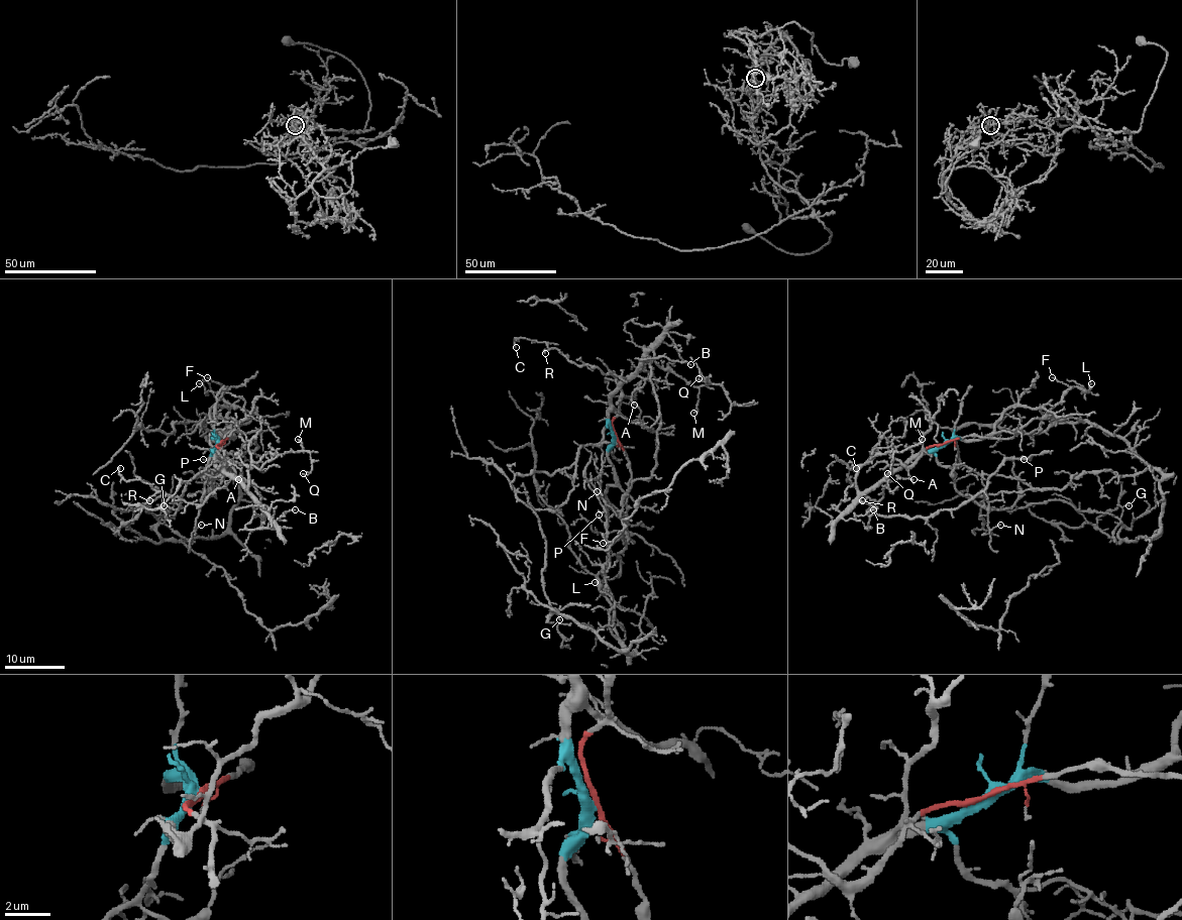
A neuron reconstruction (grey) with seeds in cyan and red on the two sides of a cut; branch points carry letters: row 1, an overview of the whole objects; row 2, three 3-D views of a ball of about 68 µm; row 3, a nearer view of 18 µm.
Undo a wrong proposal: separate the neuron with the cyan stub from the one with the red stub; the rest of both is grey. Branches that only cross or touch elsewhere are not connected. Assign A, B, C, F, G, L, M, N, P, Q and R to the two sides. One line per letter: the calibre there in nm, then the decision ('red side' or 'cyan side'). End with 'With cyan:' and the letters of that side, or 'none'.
A: 150 nm | cyan side
B: 100 nm | cyan side
C: 110 nm | cyan side
F: 80 nm | red side
G: 110 nm | red side
L: 120 nm | red side
M: 160 nm | cyan side
N: 90 nm | cyan side
P: 100 nm | cyan side
Q: 110 nm | cyan side
R: 120 nm | cyan side
With cyan: A, B, C, M, N, P, Q, R

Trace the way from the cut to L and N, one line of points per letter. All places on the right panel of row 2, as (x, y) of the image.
L: (944, 443), (969, 436), (1009, 439), (1034, 420), (1041, 418), (1077, 386), (1083, 392), (1089, 392), (1092, 383)
N: (944, 443), (935, 451), (936, 460), (942, 466), (967, 466), (979, 475), (988, 504), (988, 528), (1000, 525)

